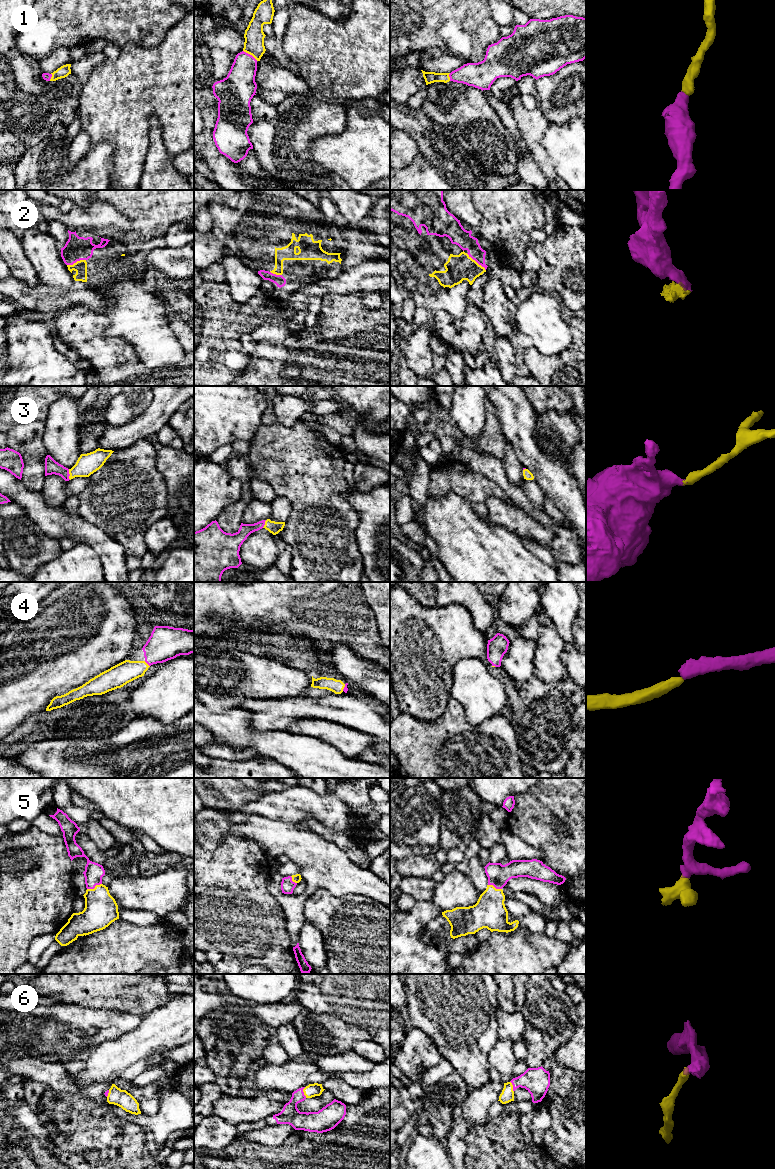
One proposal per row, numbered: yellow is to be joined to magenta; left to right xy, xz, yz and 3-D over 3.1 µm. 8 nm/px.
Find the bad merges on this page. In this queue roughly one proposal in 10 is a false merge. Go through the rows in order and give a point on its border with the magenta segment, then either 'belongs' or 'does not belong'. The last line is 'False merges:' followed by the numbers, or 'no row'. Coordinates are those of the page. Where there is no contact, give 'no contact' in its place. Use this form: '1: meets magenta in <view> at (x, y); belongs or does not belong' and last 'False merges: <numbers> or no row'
1: meets magenta in xz at (249, 54); belongs
2: meets magenta in yz at (476, 261); belongs
3: meets magenta in xy at (69, 474); belongs
4: meets magenta in xy at (147, 663); belongs
5: meets magenta in xy at (94, 887); belongs
6: meets magenta in xz at (303, 1092); belongs
False merges: no row

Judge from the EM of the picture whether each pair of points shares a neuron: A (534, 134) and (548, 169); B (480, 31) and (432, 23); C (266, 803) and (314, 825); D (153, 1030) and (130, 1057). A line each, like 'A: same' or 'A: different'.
A: same
B: same
C: different
D: same

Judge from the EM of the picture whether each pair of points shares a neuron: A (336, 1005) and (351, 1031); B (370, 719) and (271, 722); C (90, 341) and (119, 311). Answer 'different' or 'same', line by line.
A: different
B: same
C: different

